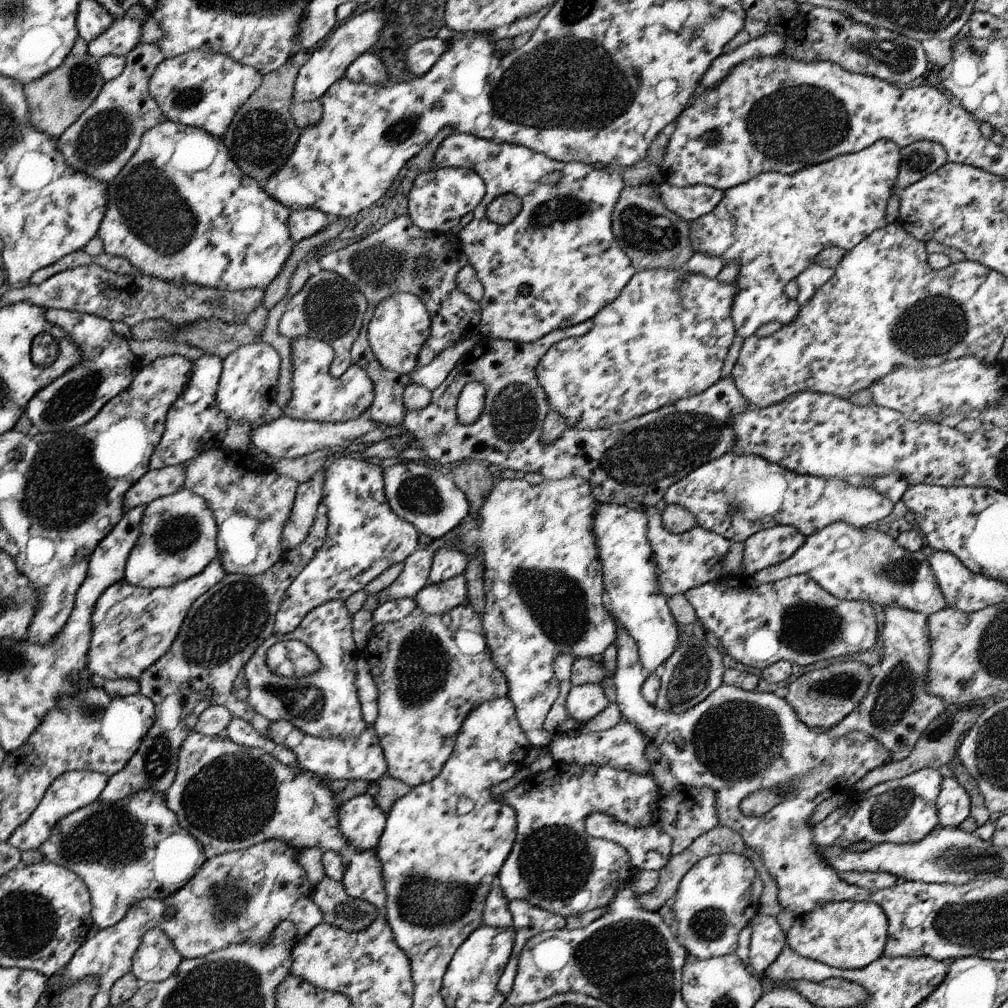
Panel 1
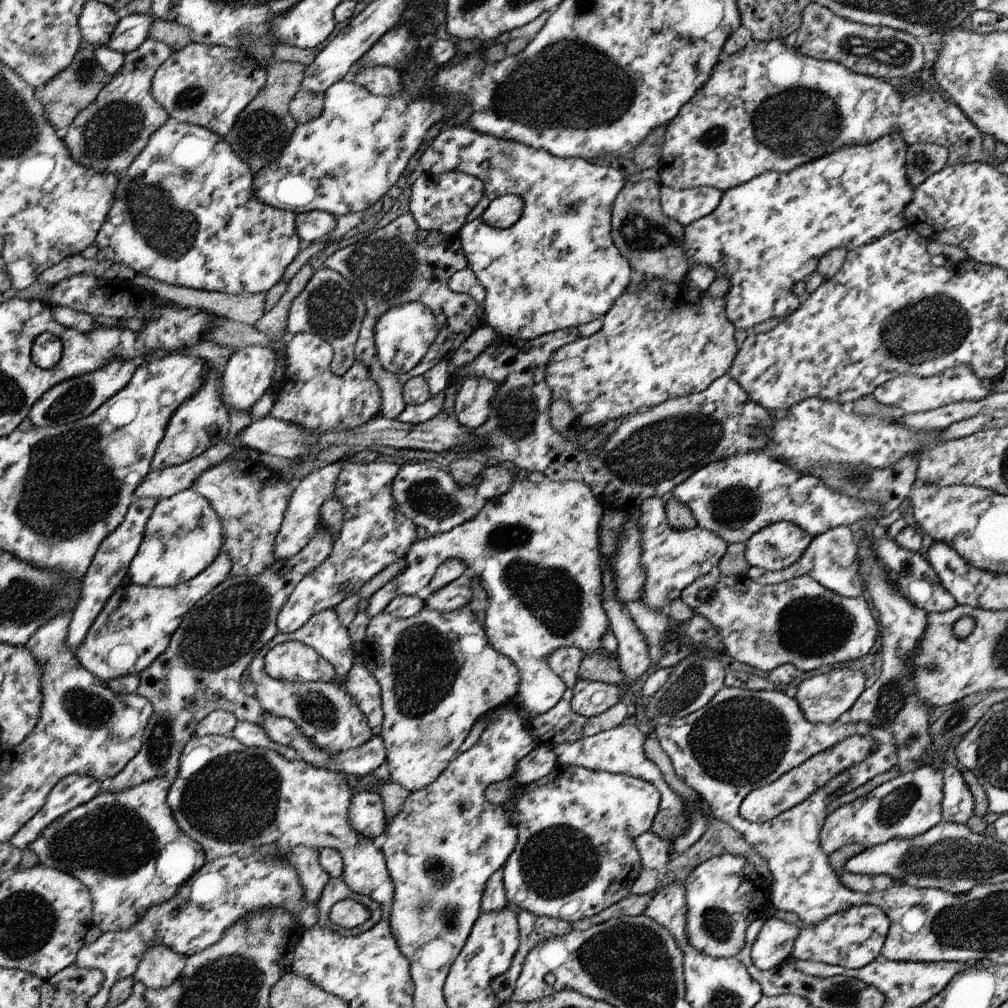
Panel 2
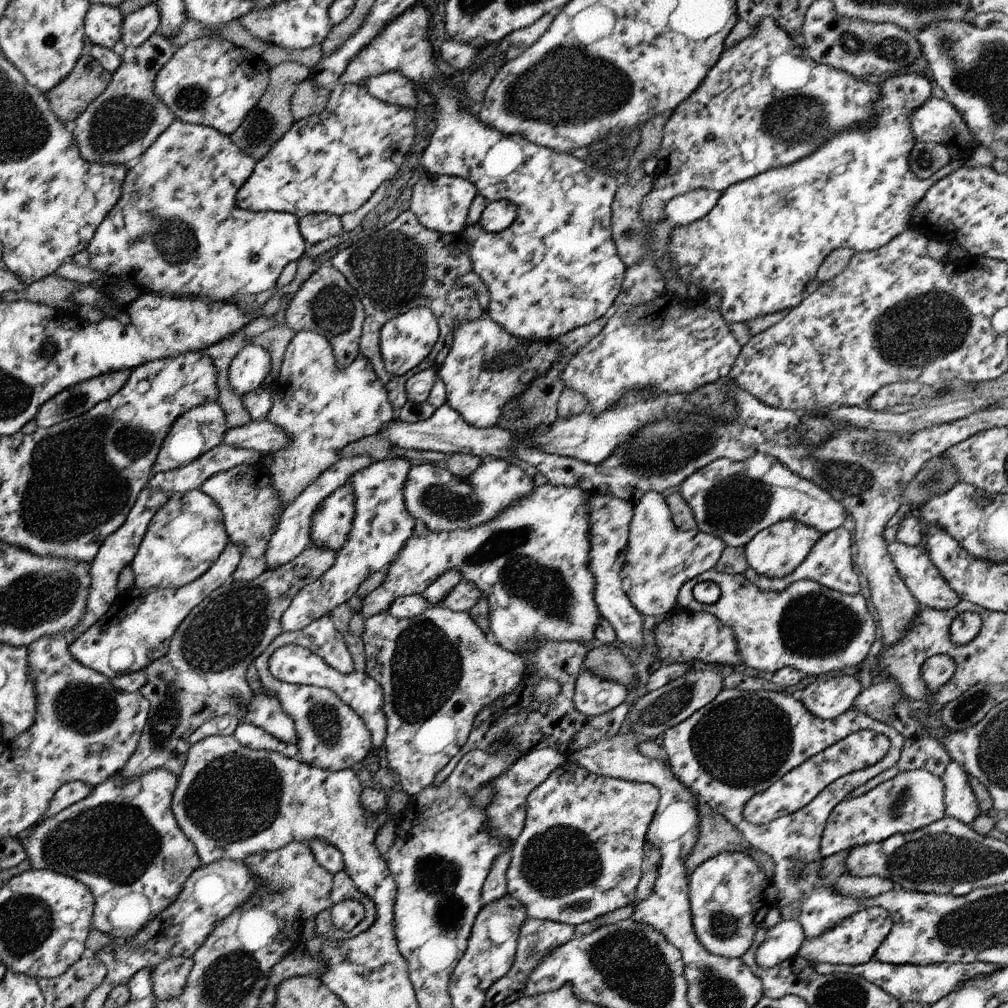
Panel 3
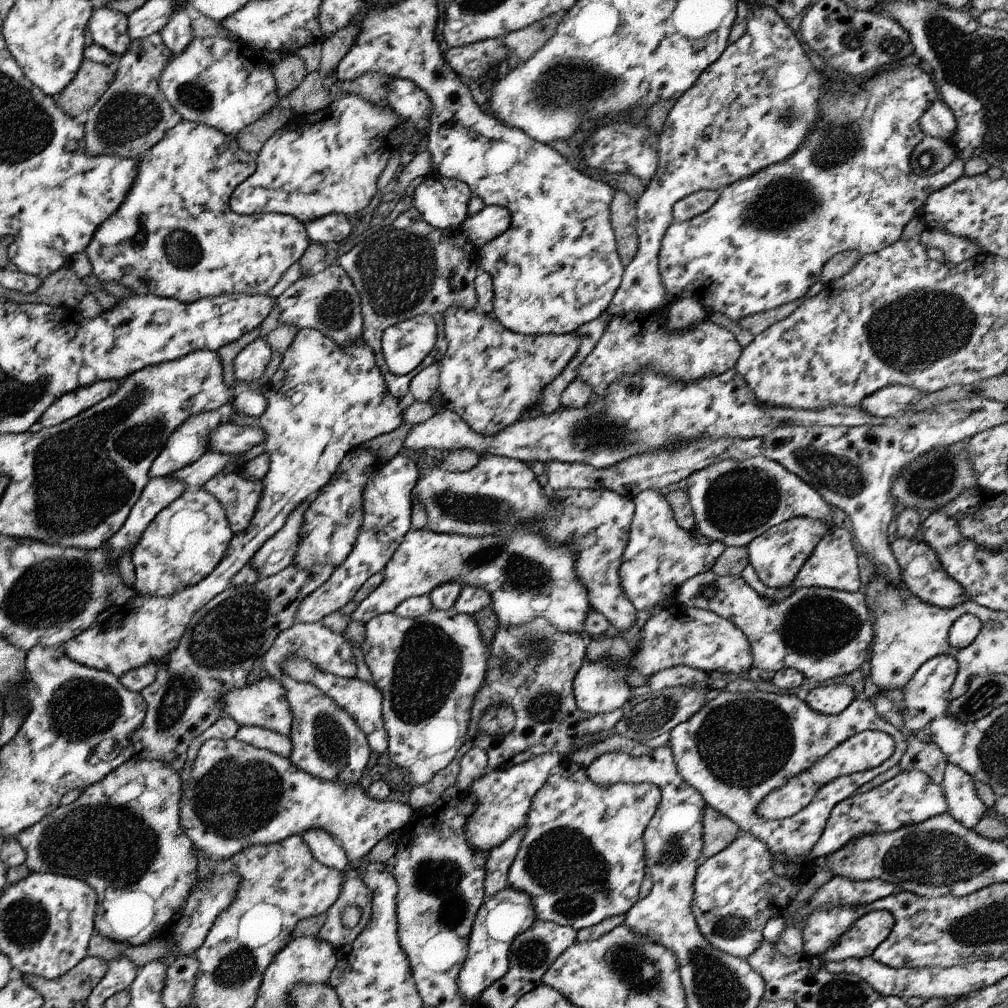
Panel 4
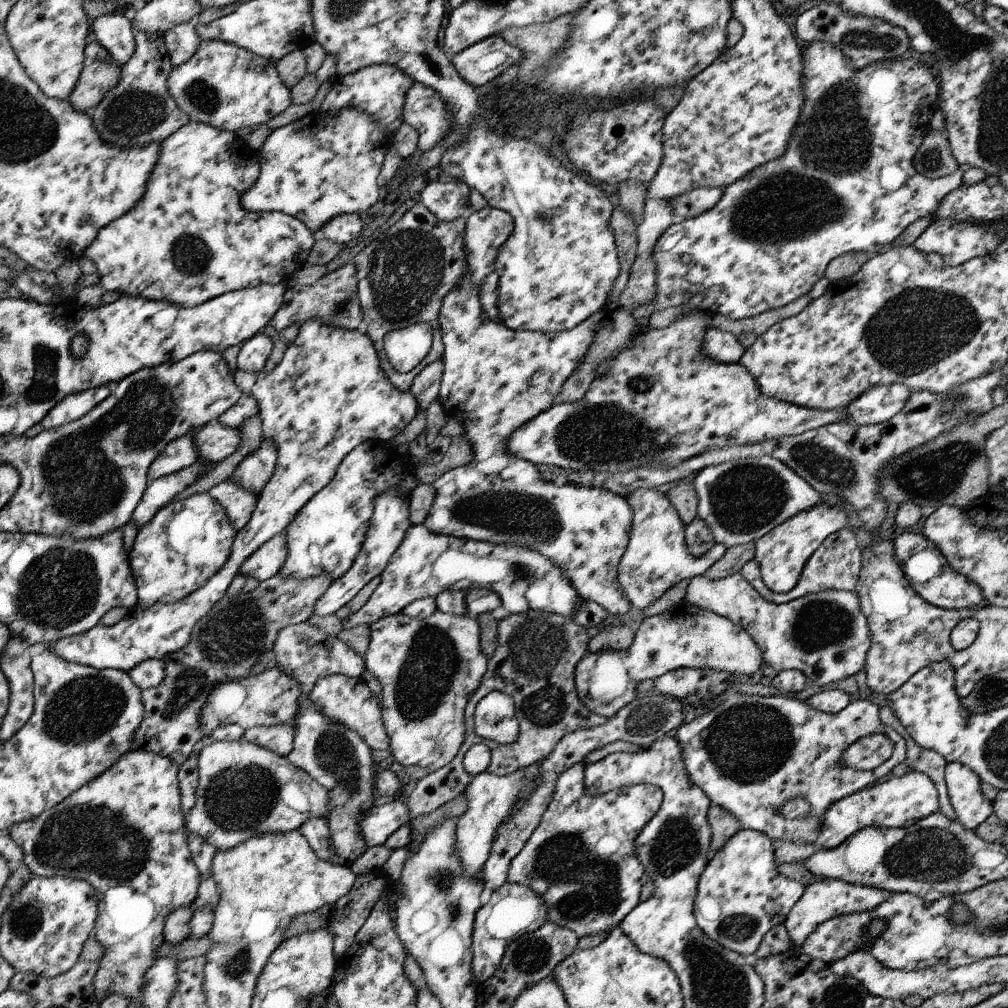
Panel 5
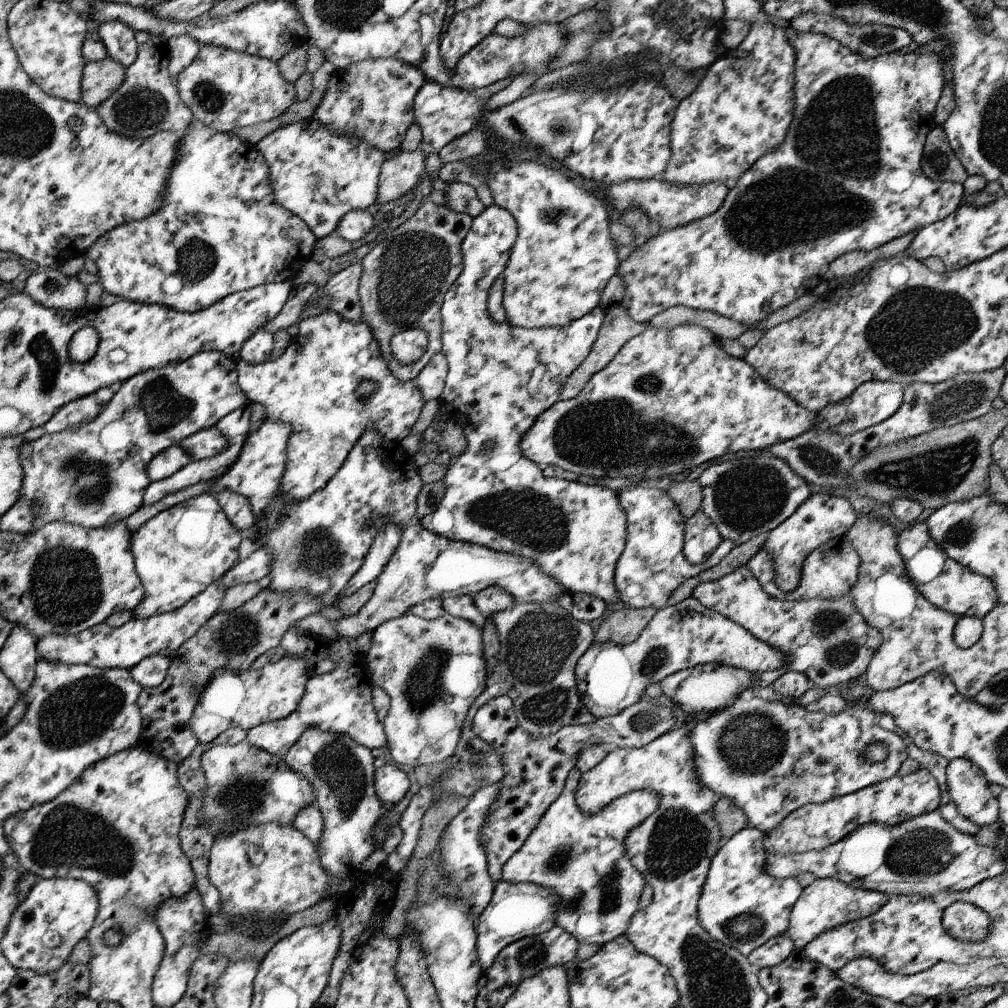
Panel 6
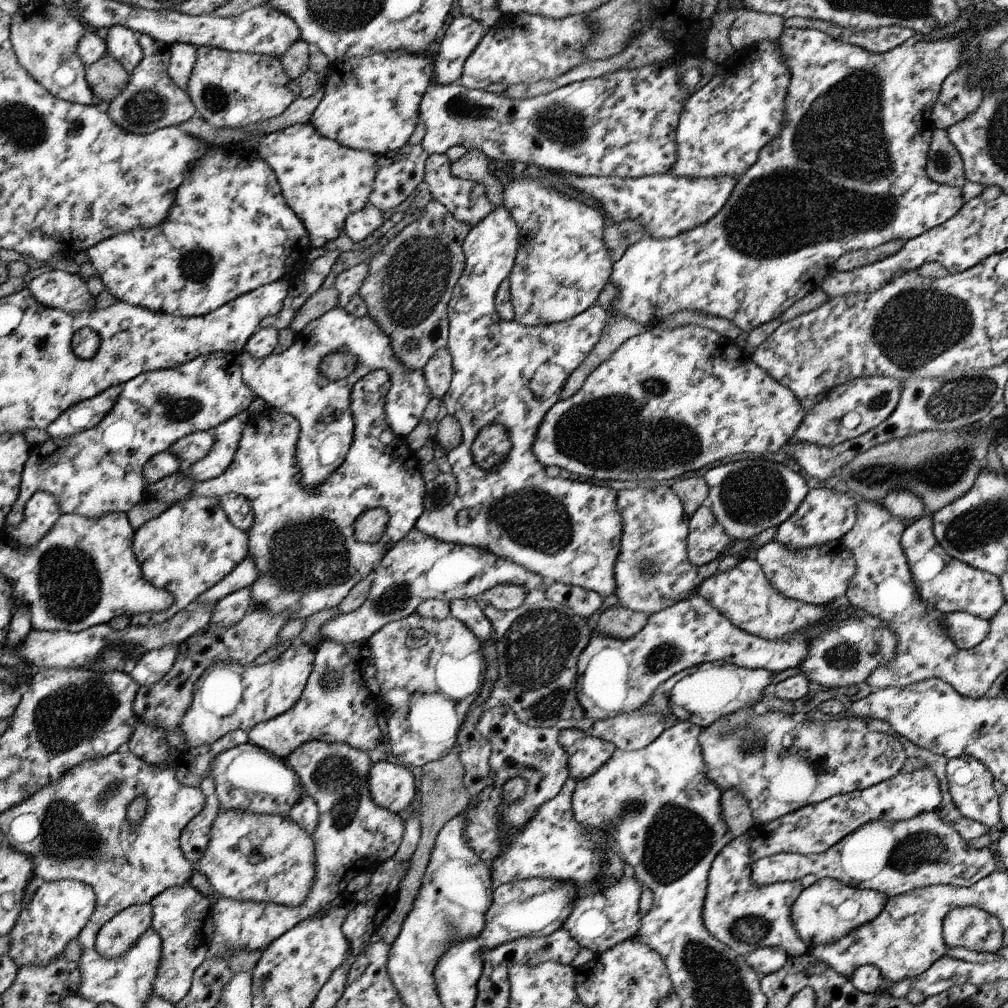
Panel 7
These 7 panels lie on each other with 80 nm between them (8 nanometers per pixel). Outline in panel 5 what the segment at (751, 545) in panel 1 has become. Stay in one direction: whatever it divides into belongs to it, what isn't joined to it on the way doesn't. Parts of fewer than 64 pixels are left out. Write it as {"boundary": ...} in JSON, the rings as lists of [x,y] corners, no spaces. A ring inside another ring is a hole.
{"boundary":[[[822,501],[774,527],[769,533],[755,541],[754,560],[760,565],[766,586],[777,593],[790,592],[798,584],[806,561],[824,542],[824,539],[829,534],[850,528],[848,526],[848,514],[842,507],[830,506]]]}

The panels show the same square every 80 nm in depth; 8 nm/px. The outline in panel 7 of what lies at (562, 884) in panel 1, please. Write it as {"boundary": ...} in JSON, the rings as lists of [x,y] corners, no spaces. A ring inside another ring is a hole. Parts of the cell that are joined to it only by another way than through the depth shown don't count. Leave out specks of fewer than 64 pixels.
{"boundary":[[[569,776],[560,792],[554,798],[541,804],[521,831],[514,827],[498,829],[499,838],[504,844],[503,851],[490,864],[491,879],[494,888],[504,883],[536,877],[572,881],[579,890],[577,890],[577,899],[573,904],[573,911],[563,928],[568,930],[576,941],[579,941],[582,949],[590,949],[594,954],[604,955],[612,947],[619,946],[625,940],[634,940],[639,934],[643,923],[642,917],[638,914],[638,900],[642,898],[644,886],[631,872],[624,874],[615,885],[606,887],[603,884],[603,872],[607,866],[607,860],[610,859],[613,844],[610,842],[608,828],[588,828],[588,826],[581,825],[574,817],[574,792],[577,784],[577,780]]]}

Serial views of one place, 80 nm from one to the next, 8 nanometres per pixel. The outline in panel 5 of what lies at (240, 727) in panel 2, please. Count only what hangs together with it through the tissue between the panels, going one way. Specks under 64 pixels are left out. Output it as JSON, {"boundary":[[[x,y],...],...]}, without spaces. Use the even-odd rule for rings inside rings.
{"boundary":[[[294,718],[290,723],[274,726],[260,725],[245,730],[243,738],[252,744],[270,749],[272,752],[286,757],[294,748],[296,727]]]}

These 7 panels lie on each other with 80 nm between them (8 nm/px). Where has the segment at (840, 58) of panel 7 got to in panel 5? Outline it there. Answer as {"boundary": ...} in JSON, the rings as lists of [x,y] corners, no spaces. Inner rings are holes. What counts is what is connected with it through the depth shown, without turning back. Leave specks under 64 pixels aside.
{"boundary":[[[812,41],[807,48],[801,48],[801,50],[803,52],[803,69],[801,72],[803,76],[803,107],[791,132],[791,139],[788,141],[784,154],[757,166],[743,179],[737,179],[736,182],[733,182],[726,188],[723,197],[712,210],[693,219],[673,222],[661,234],[653,256],[658,291],[655,292],[655,299],[652,299],[649,303],[641,304],[633,312],[635,322],[640,328],[648,326],[647,321],[653,312],[679,304],[686,304],[701,312],[724,314],[732,320],[752,318],[763,312],[783,307],[802,295],[808,294],[814,284],[825,276],[825,268],[828,263],[840,255],[863,252],[874,256],[882,250],[883,246],[896,240],[913,222],[926,218],[933,220],[932,217],[935,216],[937,208],[941,205],[941,200],[949,192],[956,190],[963,184],[964,172],[961,168],[951,175],[939,179],[929,179],[914,168],[914,155],[924,137],[932,129],[929,126],[929,121],[933,117],[934,109],[938,106],[940,100],[939,84],[935,74],[929,70],[927,65],[924,65],[917,58],[910,57],[902,60],[874,61],[867,67],[856,70],[851,60],[840,49],[836,48],[835,44],[826,41]]]}

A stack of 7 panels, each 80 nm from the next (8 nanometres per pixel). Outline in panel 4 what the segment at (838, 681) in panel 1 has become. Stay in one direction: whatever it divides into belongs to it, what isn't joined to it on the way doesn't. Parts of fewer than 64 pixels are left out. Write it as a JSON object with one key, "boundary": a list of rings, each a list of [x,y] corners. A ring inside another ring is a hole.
{"boundary":[[[824,684],[808,692],[805,701],[816,712],[825,715],[840,714],[854,700],[851,686],[845,684]]]}

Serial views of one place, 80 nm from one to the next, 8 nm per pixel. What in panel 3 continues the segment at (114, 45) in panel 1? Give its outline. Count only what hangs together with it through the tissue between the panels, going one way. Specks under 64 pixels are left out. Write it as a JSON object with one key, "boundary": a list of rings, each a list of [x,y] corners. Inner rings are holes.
{"boundary":[[[156,2],[128,14],[123,22],[121,48],[137,47],[146,42],[147,38],[158,32],[160,21]]]}

